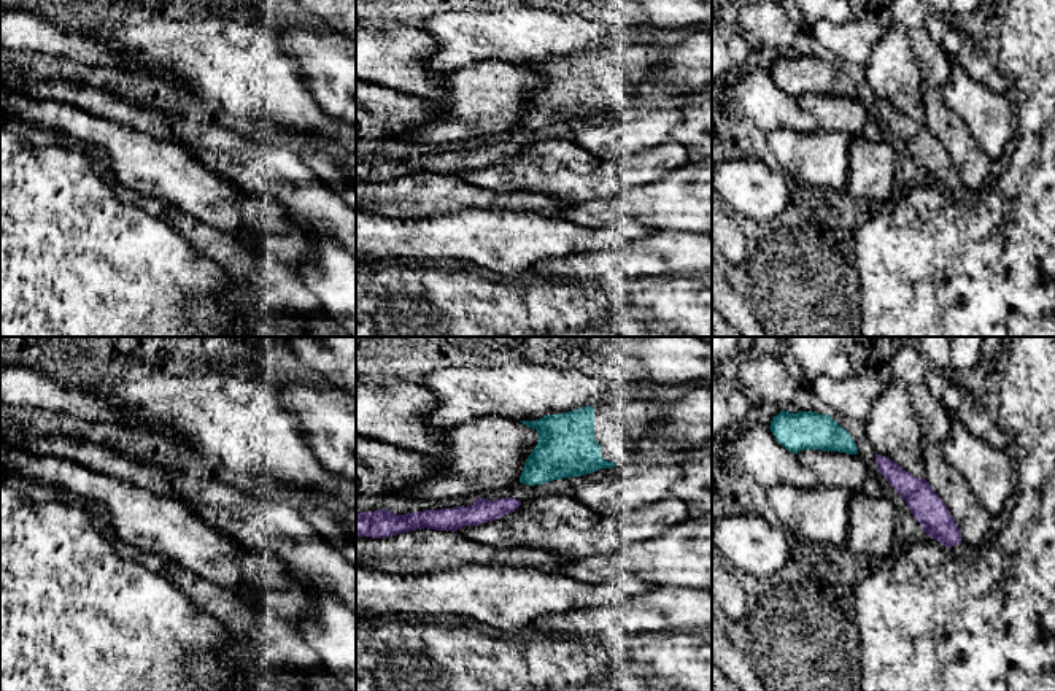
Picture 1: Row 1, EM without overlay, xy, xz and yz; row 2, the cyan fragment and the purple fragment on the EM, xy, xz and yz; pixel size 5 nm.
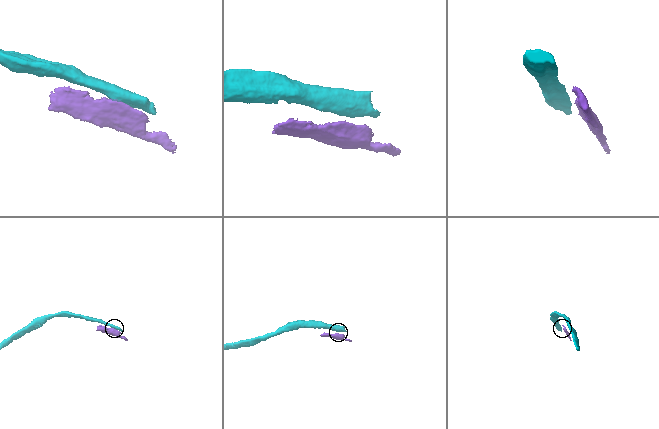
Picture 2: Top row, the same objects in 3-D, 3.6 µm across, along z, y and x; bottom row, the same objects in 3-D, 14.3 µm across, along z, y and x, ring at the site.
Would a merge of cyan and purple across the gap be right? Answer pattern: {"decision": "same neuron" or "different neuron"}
{"decision": "different neuron"}

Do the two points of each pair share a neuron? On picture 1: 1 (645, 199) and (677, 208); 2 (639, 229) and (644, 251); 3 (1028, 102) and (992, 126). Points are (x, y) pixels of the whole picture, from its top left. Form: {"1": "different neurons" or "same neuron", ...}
{"1": "same neuron", "2": "different neurons", "3": "different neurons"}

